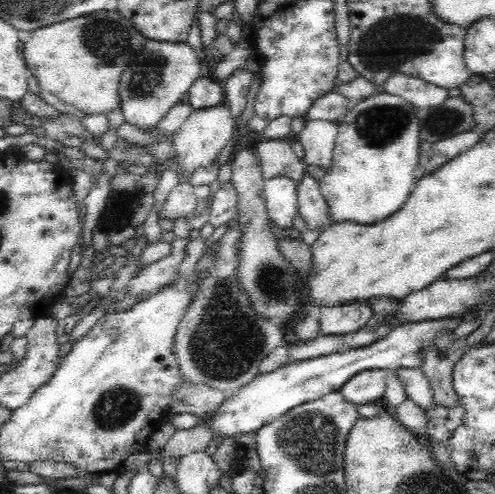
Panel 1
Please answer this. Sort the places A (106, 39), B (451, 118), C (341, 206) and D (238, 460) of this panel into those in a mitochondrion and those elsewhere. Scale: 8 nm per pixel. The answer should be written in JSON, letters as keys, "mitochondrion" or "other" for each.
{"A":"mitochondrion","B":"mitochondrion","C":"other","D":"mitochondrion"}

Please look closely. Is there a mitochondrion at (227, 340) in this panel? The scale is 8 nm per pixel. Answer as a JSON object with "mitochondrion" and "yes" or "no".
{"mitochondrion":"yes"}

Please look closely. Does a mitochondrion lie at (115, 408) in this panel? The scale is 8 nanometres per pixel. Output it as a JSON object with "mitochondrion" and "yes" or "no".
{"mitochondrion":"yes"}

